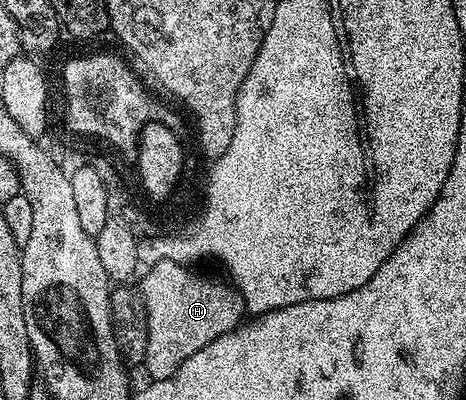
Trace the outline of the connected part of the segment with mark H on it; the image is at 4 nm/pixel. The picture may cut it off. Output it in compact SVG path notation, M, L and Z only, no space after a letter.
M160 260L157 264L148 265L145 277L140 277L139 291L145 303L147 314L147 354L145 355L144 371L149 371L150 381L162 380L195 350L203 350L207 342L215 342L232 328L236 328L243 320L243 305L240 292L228 283L216 284L213 280L204 280L192 267L176 264L170 260Z

